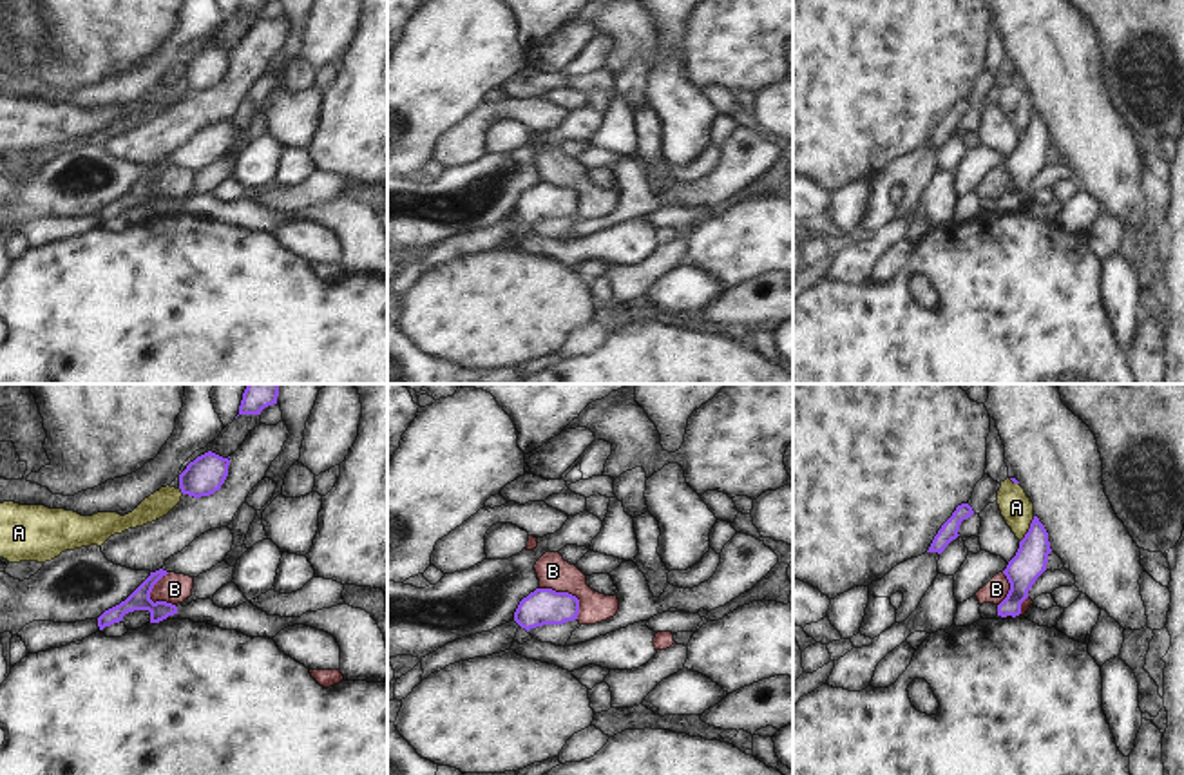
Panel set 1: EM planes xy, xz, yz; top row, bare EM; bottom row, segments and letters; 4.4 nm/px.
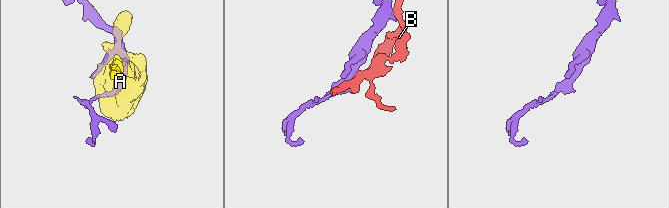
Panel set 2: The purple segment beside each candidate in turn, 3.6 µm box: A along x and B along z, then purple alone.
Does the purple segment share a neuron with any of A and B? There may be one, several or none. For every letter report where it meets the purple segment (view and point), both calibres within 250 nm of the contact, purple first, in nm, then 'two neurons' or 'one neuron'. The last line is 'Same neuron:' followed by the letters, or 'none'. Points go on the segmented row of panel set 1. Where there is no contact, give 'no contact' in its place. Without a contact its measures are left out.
A: meets purple in yz at (1029, 529); 150 nm thick on the purple side, 140 nm on the other; two neurons
B: meets purple in xz at (567, 593); 160 nm thick on the purple side, 150 nm on the other; two neurons
Same neuron: none

